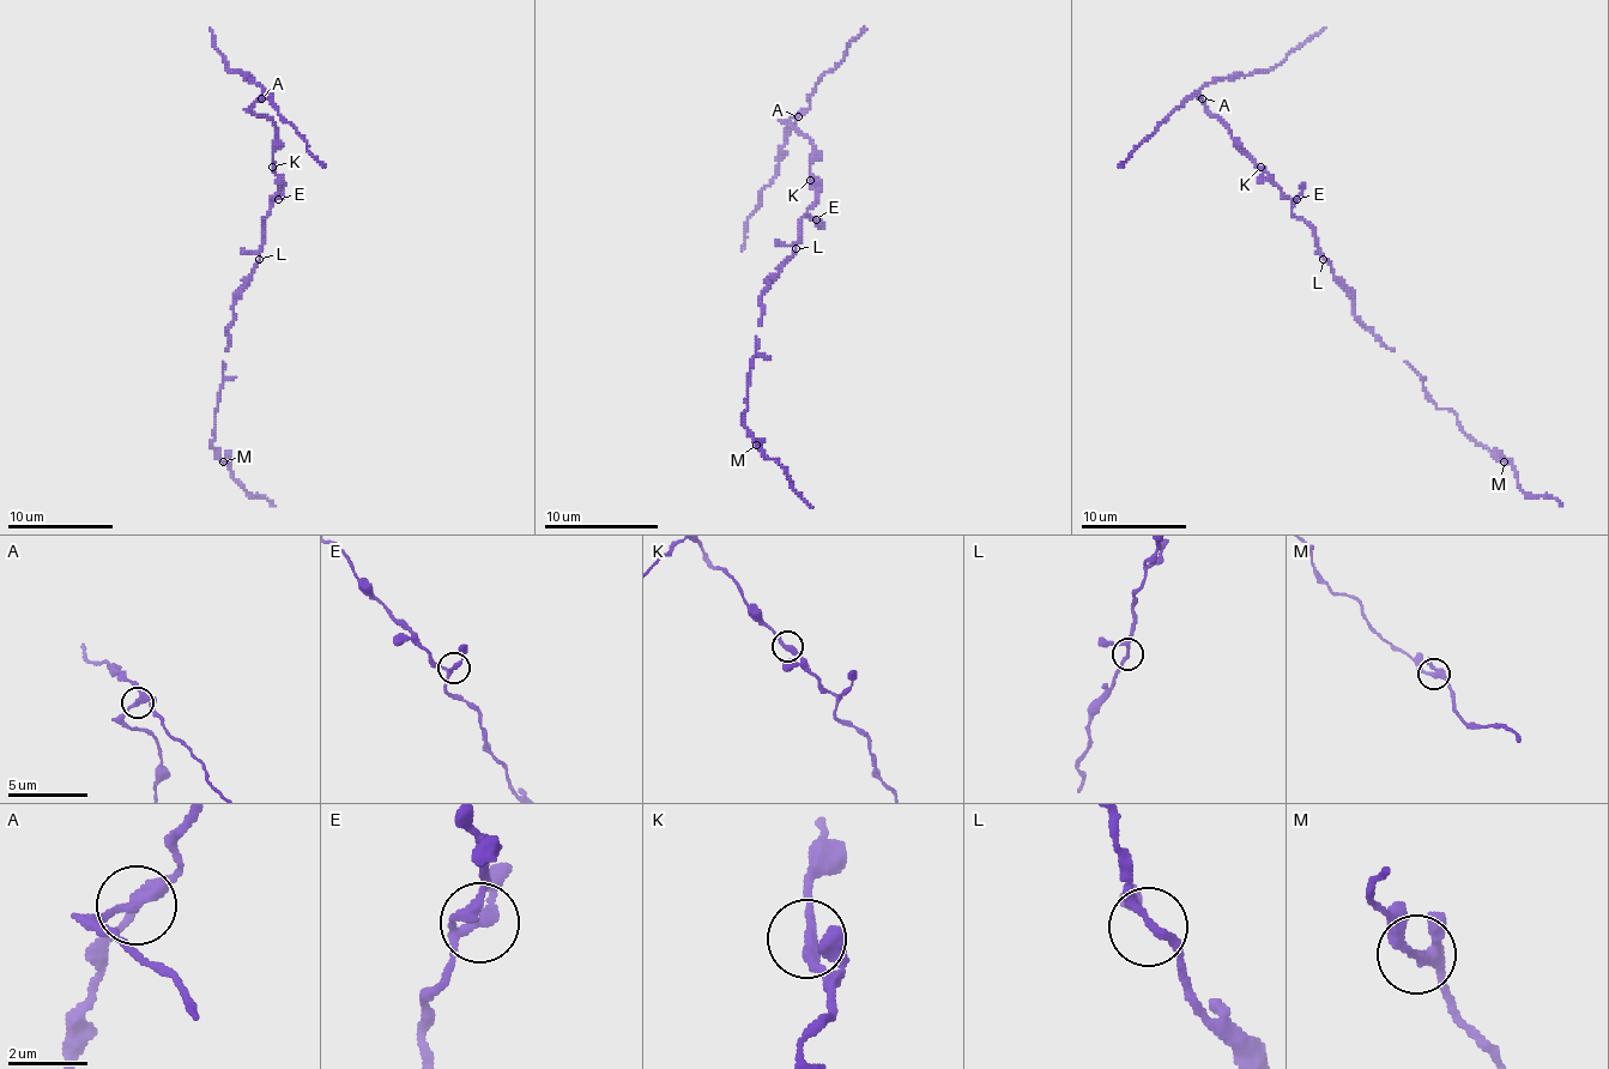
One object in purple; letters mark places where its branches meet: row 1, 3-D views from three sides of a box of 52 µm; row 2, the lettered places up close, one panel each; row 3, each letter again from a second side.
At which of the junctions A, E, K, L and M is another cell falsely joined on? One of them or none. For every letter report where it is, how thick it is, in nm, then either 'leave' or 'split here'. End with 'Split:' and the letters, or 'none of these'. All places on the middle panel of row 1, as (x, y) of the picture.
A: (798, 116) | 280 nm | split here
E: (816, 219) | 220 nm | leave
K: (810, 180) | 280 nm | leave
L: (796, 248) | 170 nm | leave
M: (756, 445) | 260 nm | leave
Split: A

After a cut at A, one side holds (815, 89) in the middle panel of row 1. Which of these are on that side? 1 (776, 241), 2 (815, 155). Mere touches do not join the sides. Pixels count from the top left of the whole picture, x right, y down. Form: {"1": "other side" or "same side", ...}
{"1": "other side", "2": "other side"}

